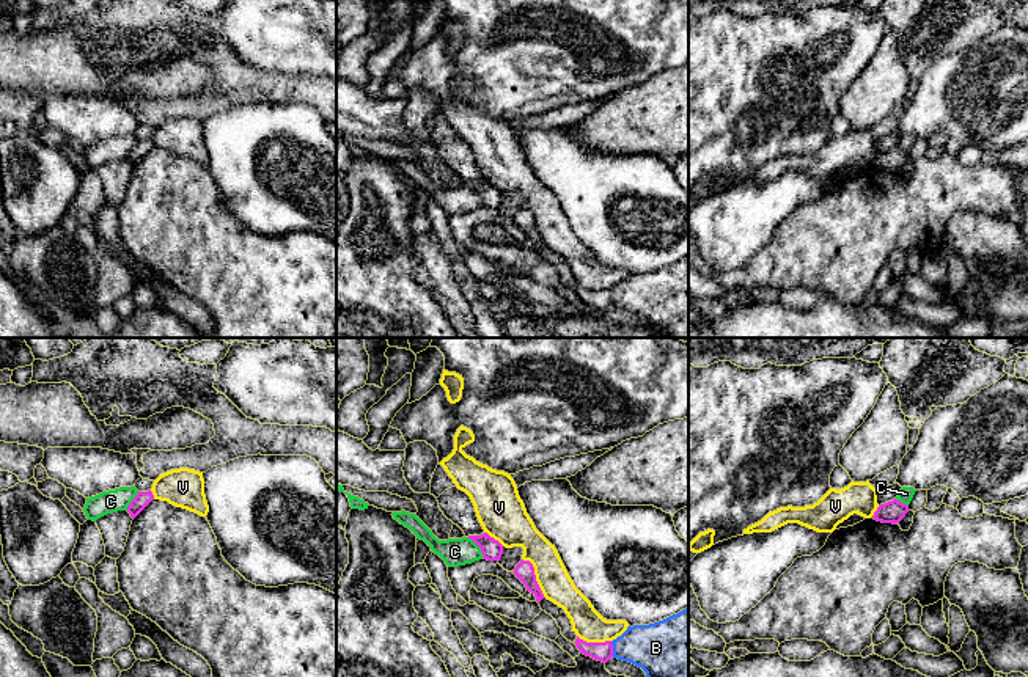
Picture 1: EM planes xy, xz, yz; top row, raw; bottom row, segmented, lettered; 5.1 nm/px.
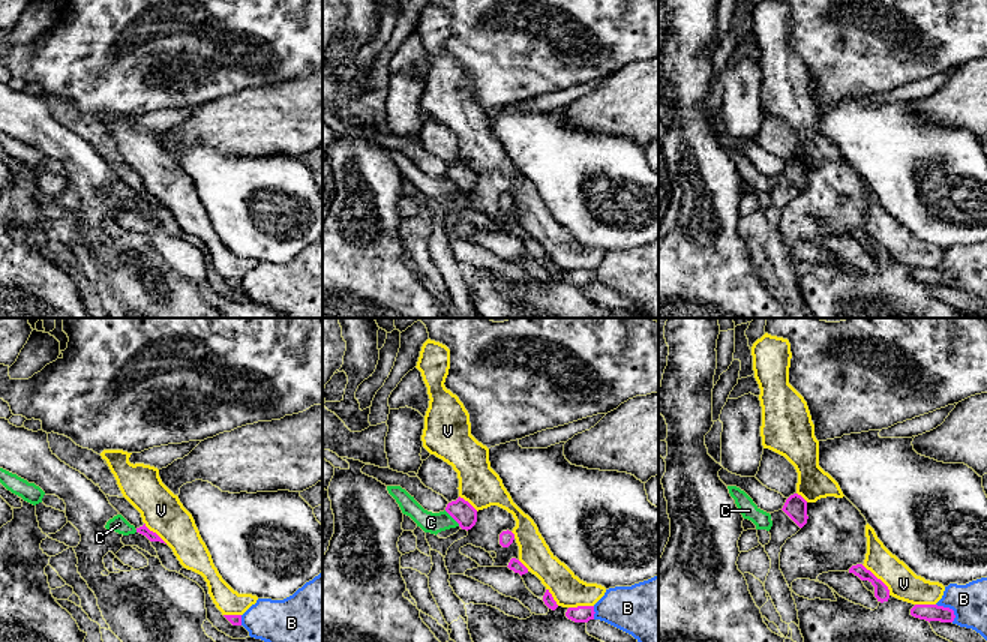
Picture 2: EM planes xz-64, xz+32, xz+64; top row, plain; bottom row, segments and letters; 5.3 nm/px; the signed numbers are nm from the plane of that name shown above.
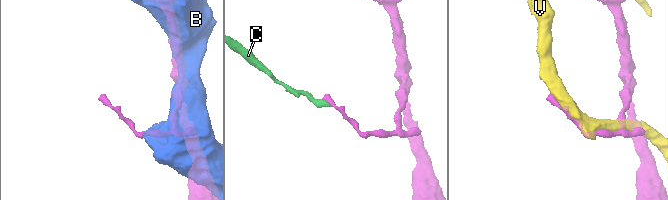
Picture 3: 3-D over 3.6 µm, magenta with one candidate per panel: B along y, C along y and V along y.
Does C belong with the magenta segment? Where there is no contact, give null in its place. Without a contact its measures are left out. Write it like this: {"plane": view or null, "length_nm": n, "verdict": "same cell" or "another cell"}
{"plane": "xz", "length_nm": 130, "verdict": "another cell"}

